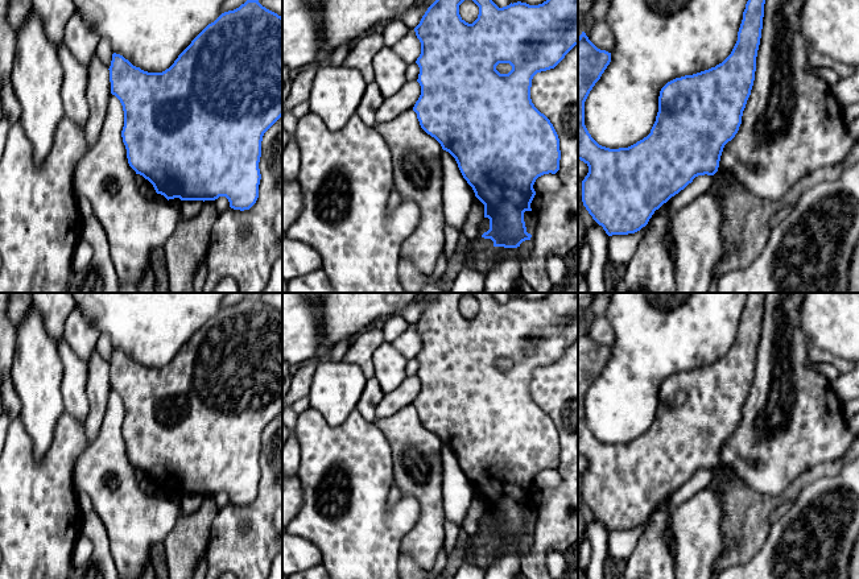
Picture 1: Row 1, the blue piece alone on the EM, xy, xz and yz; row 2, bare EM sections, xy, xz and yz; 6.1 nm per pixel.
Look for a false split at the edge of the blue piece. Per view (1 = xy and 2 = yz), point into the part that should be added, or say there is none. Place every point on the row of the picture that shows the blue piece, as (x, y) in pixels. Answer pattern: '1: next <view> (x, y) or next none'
1: next none
2: next none

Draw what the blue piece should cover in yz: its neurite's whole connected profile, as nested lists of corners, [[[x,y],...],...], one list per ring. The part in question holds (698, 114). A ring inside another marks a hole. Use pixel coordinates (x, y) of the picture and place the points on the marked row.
[[[748,0],[731,54],[715,67],[676,78],[660,91],[658,112],[651,133],[628,148],[599,145],[585,125],[585,102],[611,62],[611,53],[598,49],[585,32],[578,37],[578,160],[589,166],[582,181],[582,202],[608,236],[628,235],[645,227],[672,197],[698,175],[718,171],[724,145],[742,124],[755,80],[765,0]]]

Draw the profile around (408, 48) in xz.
[[[408,29],[406,36],[392,46],[392,49],[406,65],[414,63],[421,54],[421,42],[414,29]]]

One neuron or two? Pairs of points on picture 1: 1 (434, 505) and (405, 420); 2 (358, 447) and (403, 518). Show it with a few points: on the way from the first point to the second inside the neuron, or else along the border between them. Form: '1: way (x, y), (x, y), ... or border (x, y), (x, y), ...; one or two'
1: way (434, 484), (434, 466), (413, 441); one
2: way (358, 470), (358, 491), (380, 513); one

